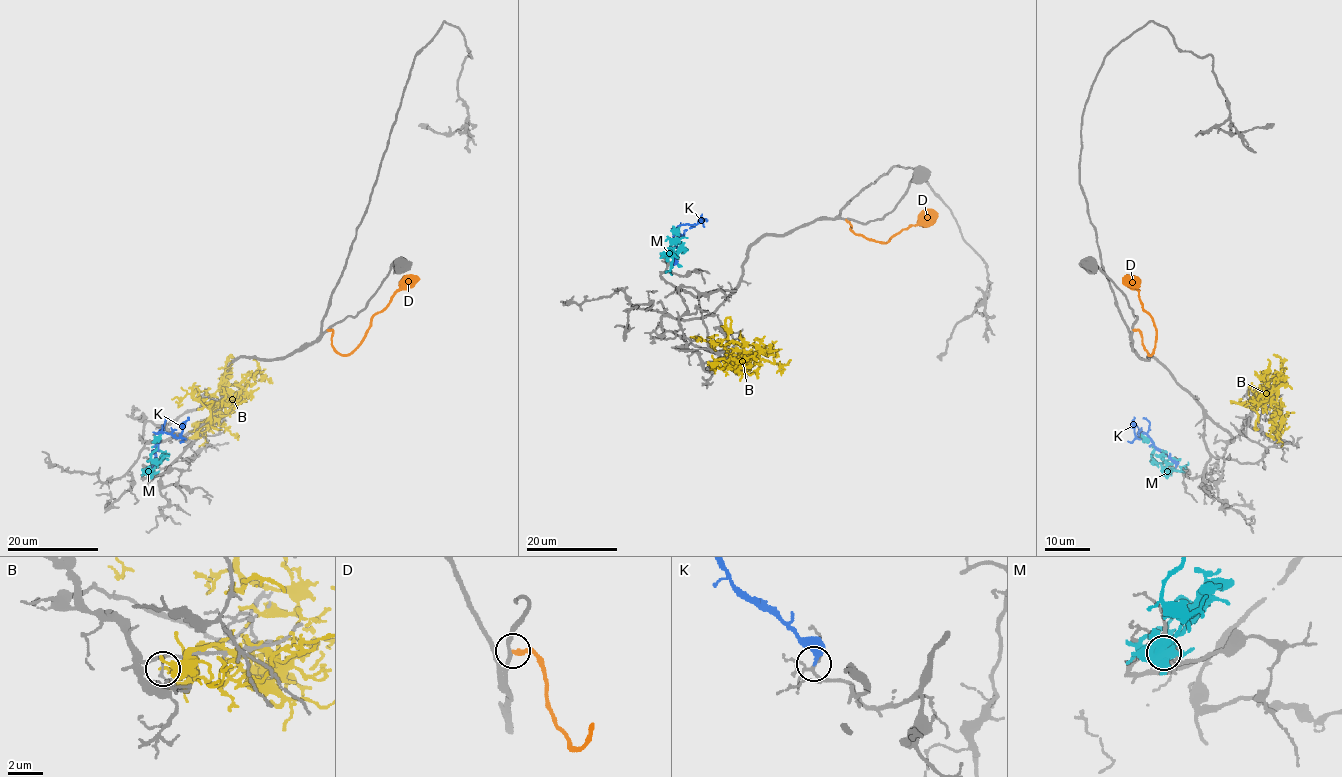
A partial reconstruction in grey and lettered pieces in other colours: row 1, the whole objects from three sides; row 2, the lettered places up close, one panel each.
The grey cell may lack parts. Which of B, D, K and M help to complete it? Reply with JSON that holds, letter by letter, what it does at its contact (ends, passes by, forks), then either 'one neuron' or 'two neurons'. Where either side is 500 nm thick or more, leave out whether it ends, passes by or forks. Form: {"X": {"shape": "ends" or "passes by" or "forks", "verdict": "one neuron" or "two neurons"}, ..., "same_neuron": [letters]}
{"B": {"shape": "ends", "verdict": "two neurons"}, "D": {"shape": "ends", "verdict": "two neurons"}, "K": {"shape": "ends", "verdict": "one neuron"}, "M": {"shape": "passes by", "verdict": "two neurons"}, "same_neuron": ["K"]}

